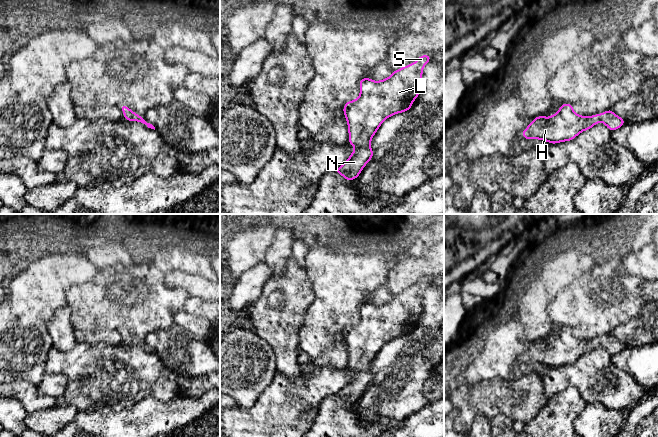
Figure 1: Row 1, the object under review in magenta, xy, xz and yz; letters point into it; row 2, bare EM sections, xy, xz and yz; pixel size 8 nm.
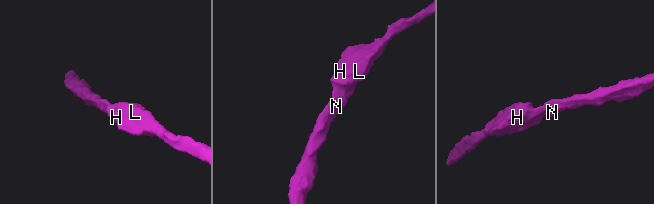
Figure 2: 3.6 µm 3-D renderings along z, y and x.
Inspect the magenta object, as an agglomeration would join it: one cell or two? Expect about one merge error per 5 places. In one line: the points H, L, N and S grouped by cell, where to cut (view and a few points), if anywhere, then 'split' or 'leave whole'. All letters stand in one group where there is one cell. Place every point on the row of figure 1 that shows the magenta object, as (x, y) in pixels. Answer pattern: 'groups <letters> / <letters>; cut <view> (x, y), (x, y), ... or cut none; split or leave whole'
groups H L N S; cut none; leave whole

